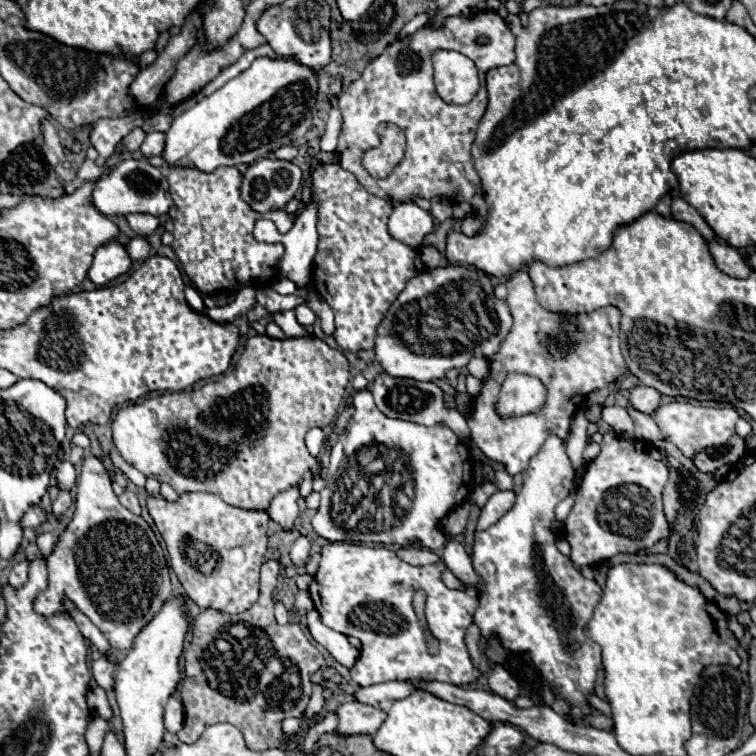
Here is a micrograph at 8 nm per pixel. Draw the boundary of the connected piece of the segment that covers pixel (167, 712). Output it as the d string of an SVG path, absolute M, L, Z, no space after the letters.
M172 696L172 698L168 700L166 708L164 708L164 726L166 726L168 732L176 734L176 732L180 732L182 724L184 724L184 706L182 706L180 700L176 700L176 698Z

